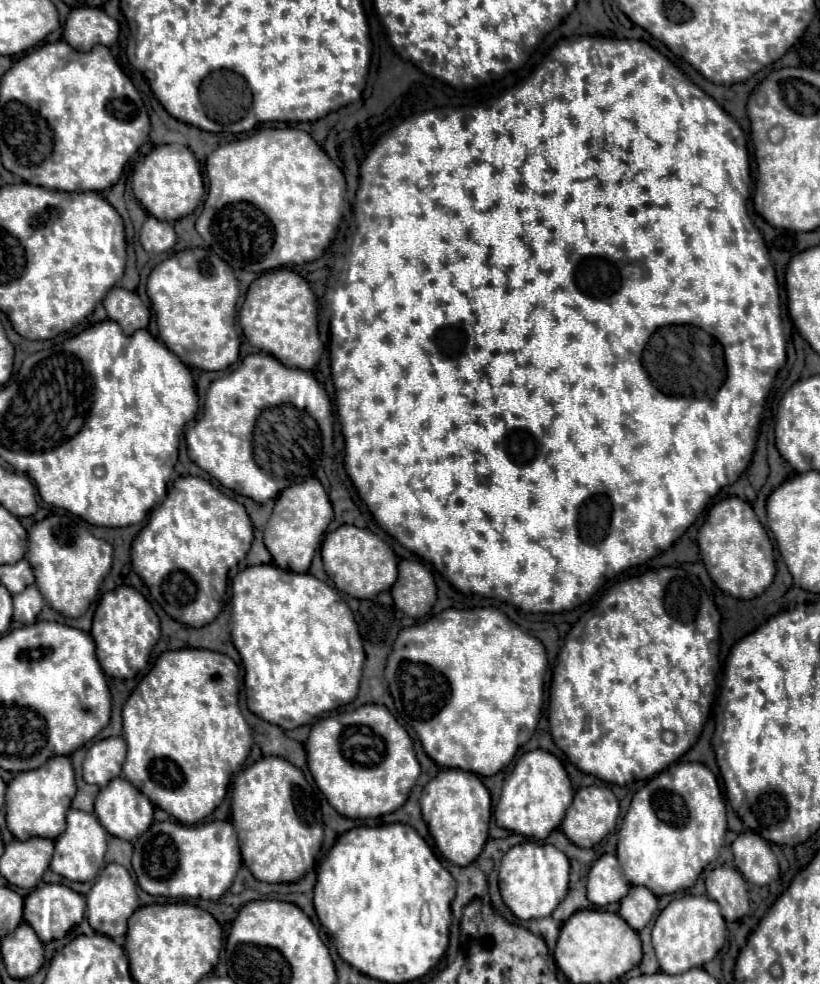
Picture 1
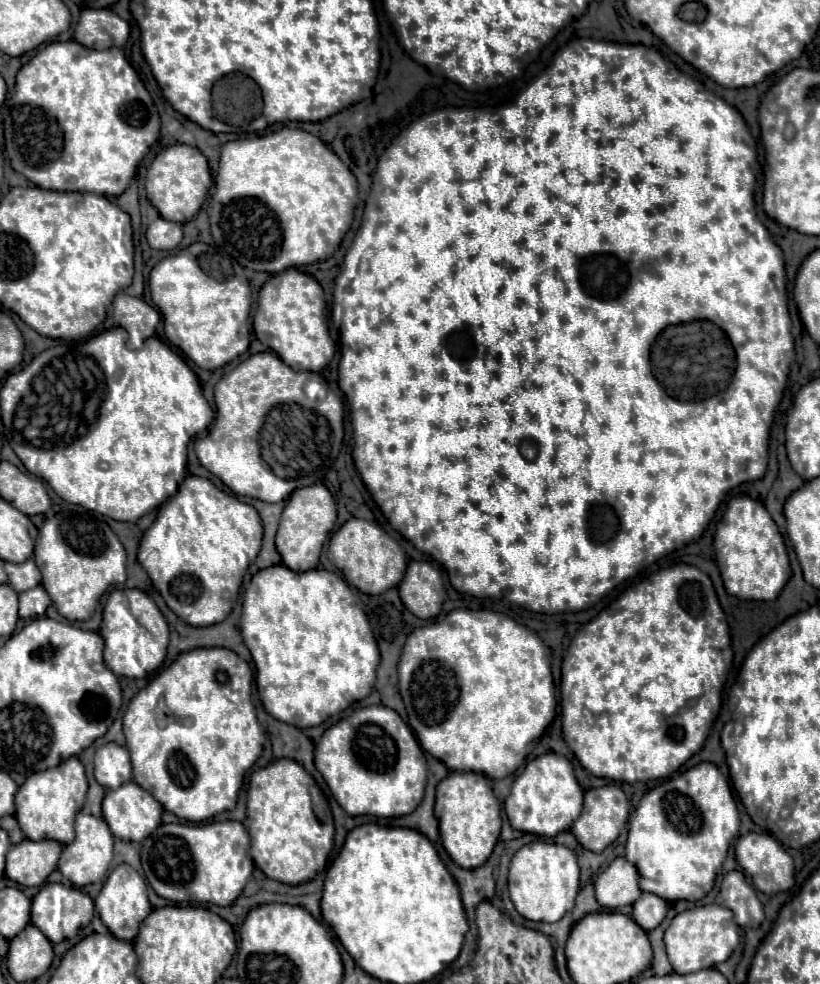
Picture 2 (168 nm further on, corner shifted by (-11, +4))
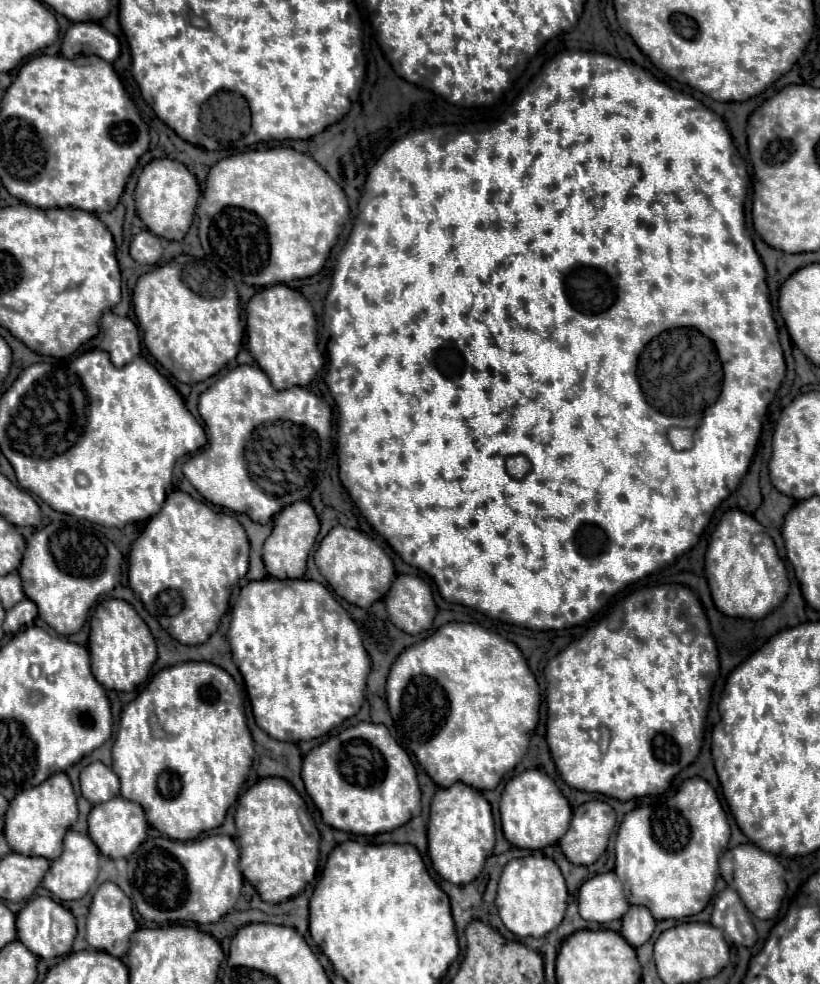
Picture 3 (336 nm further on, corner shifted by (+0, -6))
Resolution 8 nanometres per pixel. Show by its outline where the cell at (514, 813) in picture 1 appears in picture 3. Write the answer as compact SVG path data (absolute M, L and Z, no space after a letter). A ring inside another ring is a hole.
M525 770L519 776L513 776L501 794L501 828L505 838L525 850L543 850L559 842L561 834L569 828L571 806L567 798L559 792L555 782L541 770Z

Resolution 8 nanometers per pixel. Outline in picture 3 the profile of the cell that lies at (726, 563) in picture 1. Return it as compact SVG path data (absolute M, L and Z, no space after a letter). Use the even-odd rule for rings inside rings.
M729 510L711 534L705 554L705 574L713 602L719 612L735 618L761 620L771 614L787 596L789 580L773 538L749 514Z

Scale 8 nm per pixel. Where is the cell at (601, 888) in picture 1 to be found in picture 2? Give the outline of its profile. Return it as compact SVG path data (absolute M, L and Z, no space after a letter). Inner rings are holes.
M616 858L608 868L596 878L596 900L604 908L620 908L634 904L642 894L638 886L638 872L626 858Z

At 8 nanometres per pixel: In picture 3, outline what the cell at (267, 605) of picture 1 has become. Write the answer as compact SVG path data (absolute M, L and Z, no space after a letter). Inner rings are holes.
M263 578L243 586L231 612L227 640L233 660L243 674L255 722L275 740L299 742L321 738L355 716L365 700L371 662L361 632L331 592L315 580L281 582L277 578Z

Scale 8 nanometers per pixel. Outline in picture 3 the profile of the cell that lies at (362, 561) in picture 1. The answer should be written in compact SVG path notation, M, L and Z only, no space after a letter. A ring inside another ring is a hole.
M345 526L331 528L321 540L319 550L315 552L315 564L335 594L359 608L369 608L373 602L381 600L395 580L393 562L383 552L383 548L367 534Z

